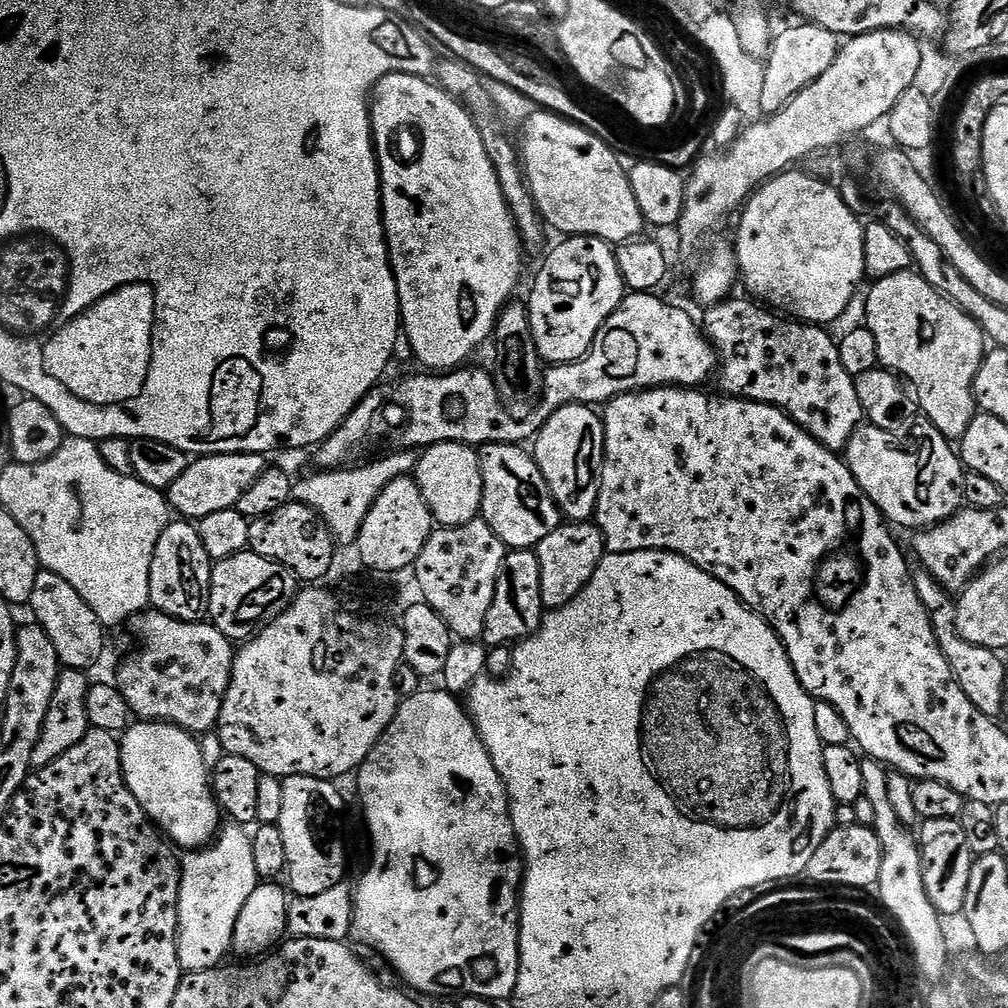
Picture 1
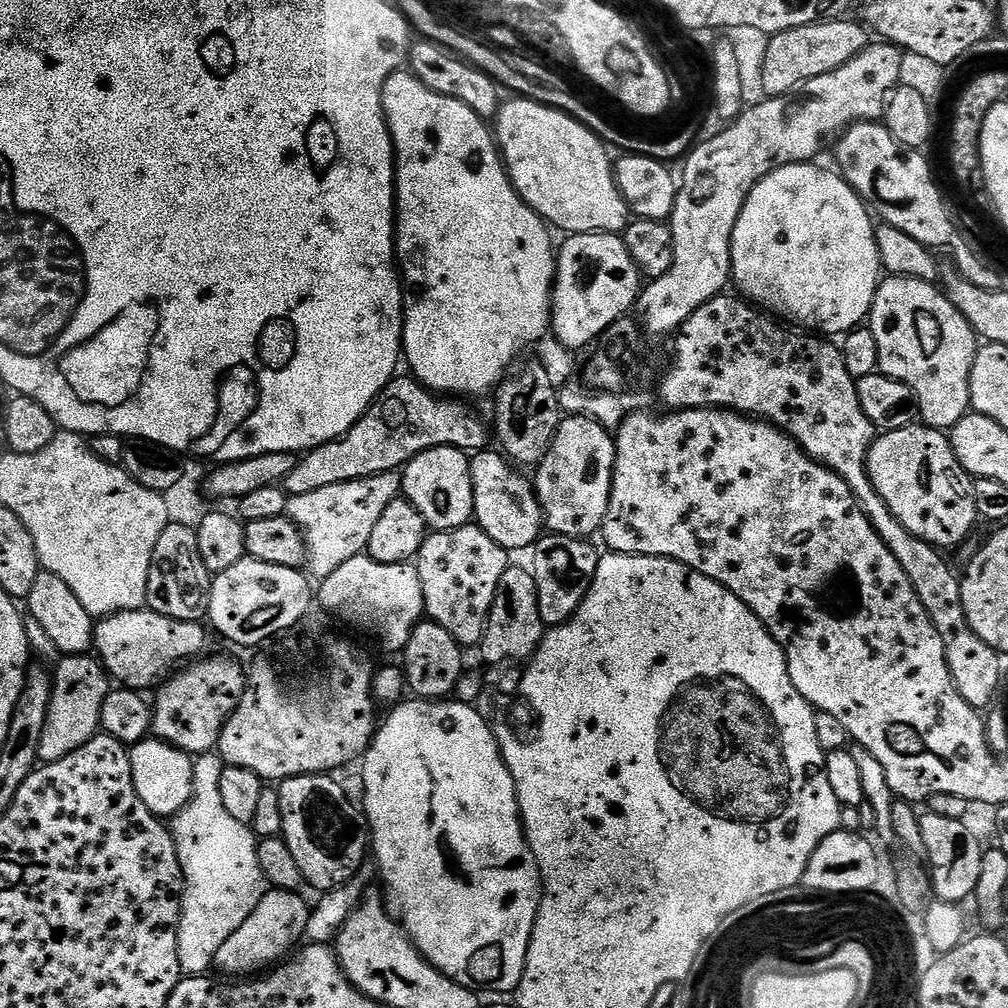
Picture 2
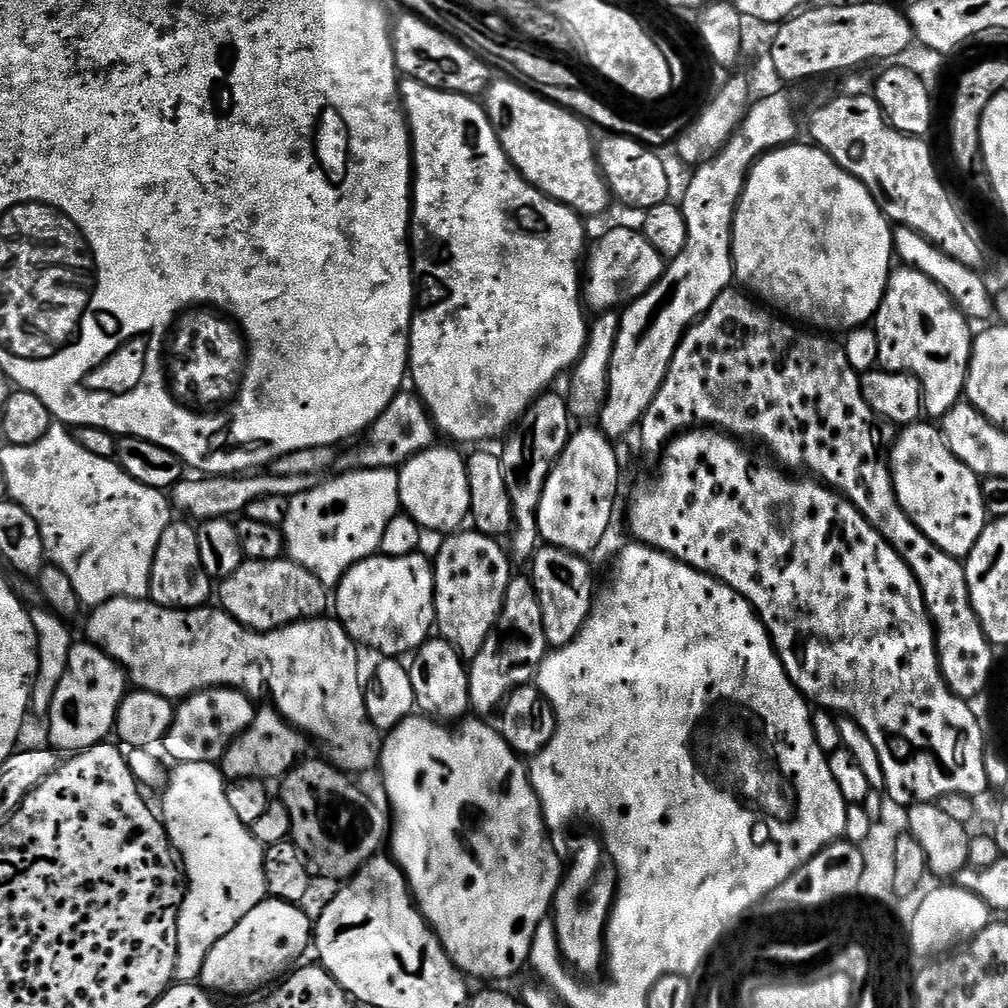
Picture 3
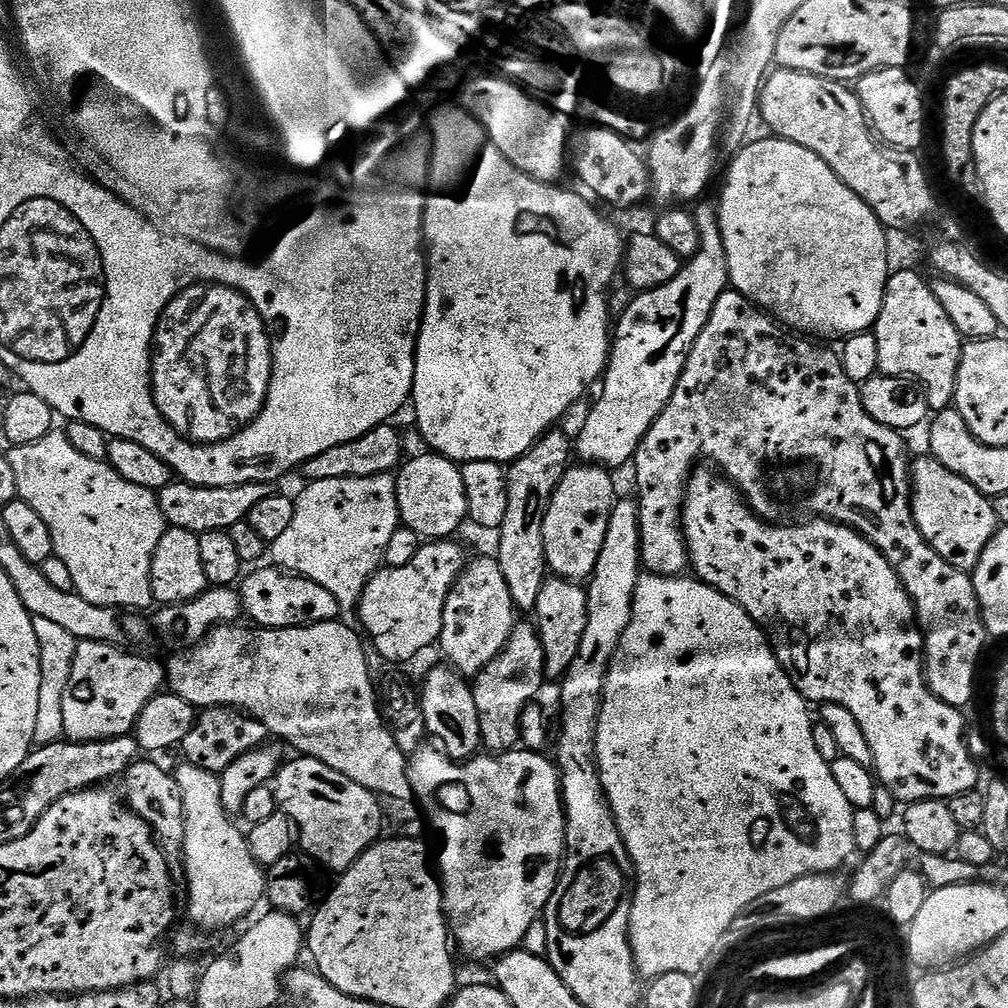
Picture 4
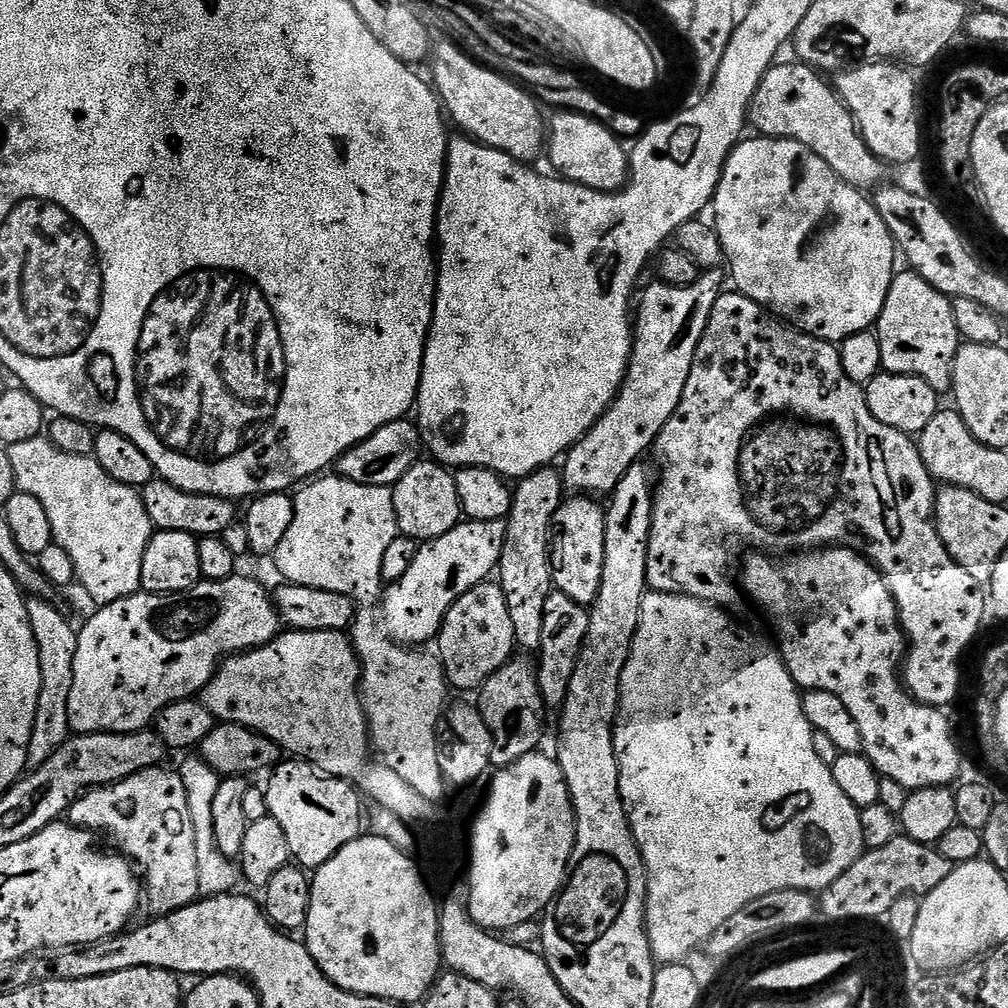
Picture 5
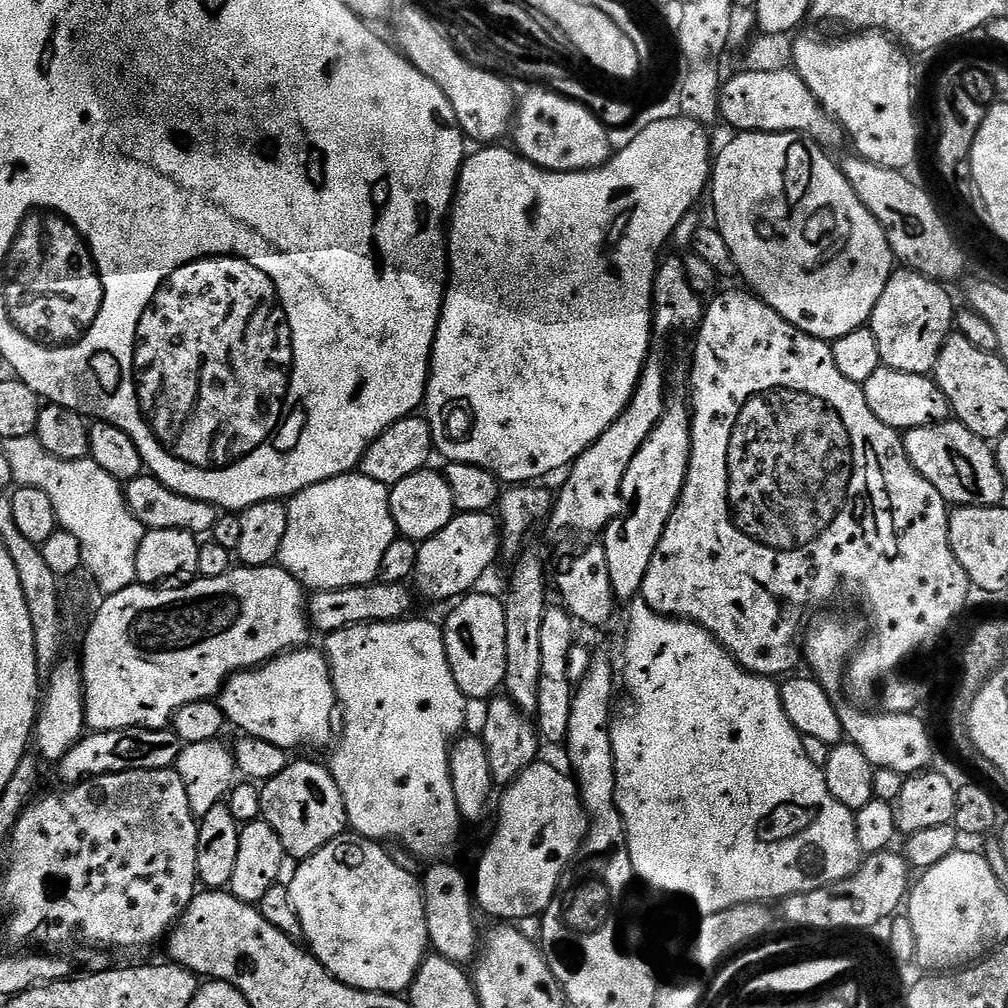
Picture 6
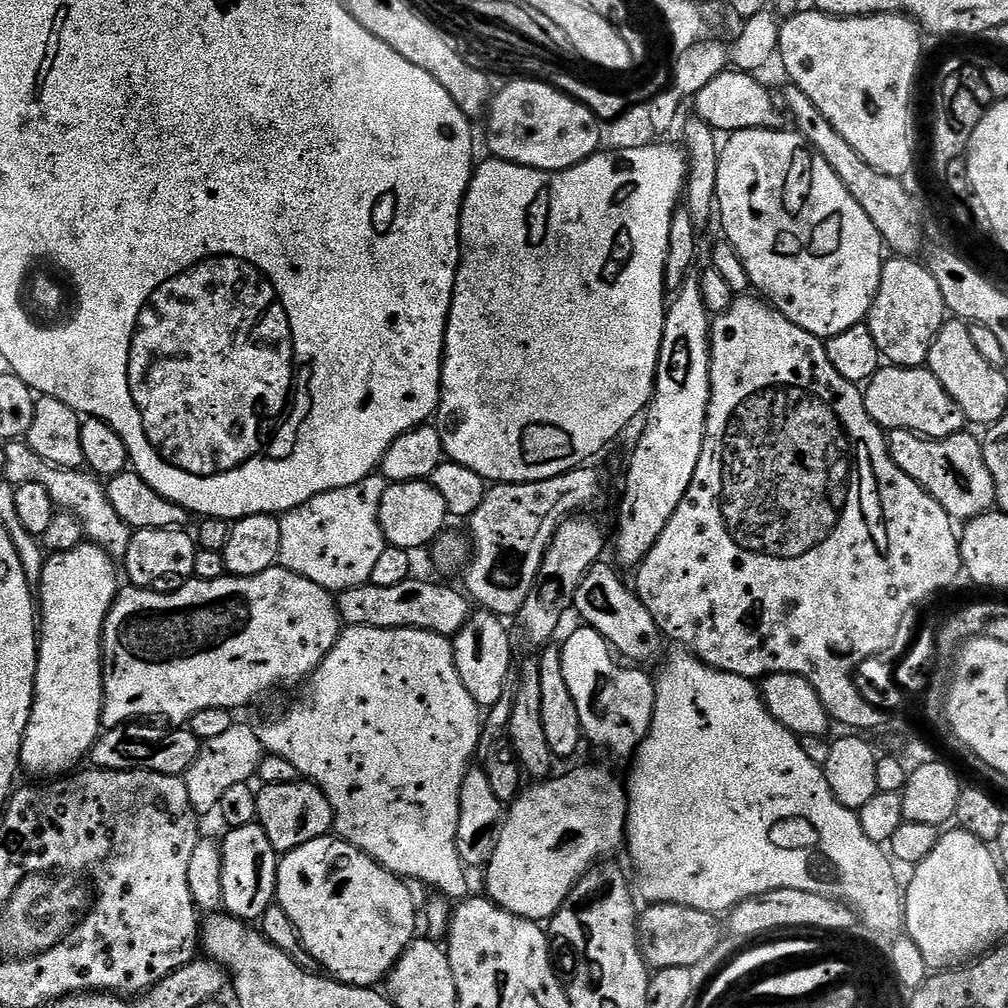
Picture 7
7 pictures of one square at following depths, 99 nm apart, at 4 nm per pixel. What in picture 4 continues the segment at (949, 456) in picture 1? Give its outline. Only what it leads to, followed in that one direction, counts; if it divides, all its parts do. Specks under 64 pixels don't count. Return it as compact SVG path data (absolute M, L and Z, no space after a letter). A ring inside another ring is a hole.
M925 458L911 465L912 513L926 542L958 570L971 573L979 564L987 544L995 538L998 521L992 500L983 496L966 478L946 470L942 462Z

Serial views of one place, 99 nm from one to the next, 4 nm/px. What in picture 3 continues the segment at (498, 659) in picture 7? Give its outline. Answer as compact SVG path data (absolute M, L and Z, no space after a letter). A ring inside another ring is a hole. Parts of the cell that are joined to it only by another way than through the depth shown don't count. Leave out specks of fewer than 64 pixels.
M460 530L441 540L444 541L434 555L432 566L435 627L442 639L470 662L482 646L486 646L486 638L490 638L496 629L502 602L514 575L513 561L499 539L484 536L475 530Z

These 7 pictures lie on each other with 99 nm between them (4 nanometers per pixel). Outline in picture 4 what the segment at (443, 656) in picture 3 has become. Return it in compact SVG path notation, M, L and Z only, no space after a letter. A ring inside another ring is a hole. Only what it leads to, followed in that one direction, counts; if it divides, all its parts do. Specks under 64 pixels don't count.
M443 667L430 669L424 680L424 692L419 695L422 724L428 727L449 760L463 762L472 759L482 748L478 706L474 706L472 684L451 667Z

